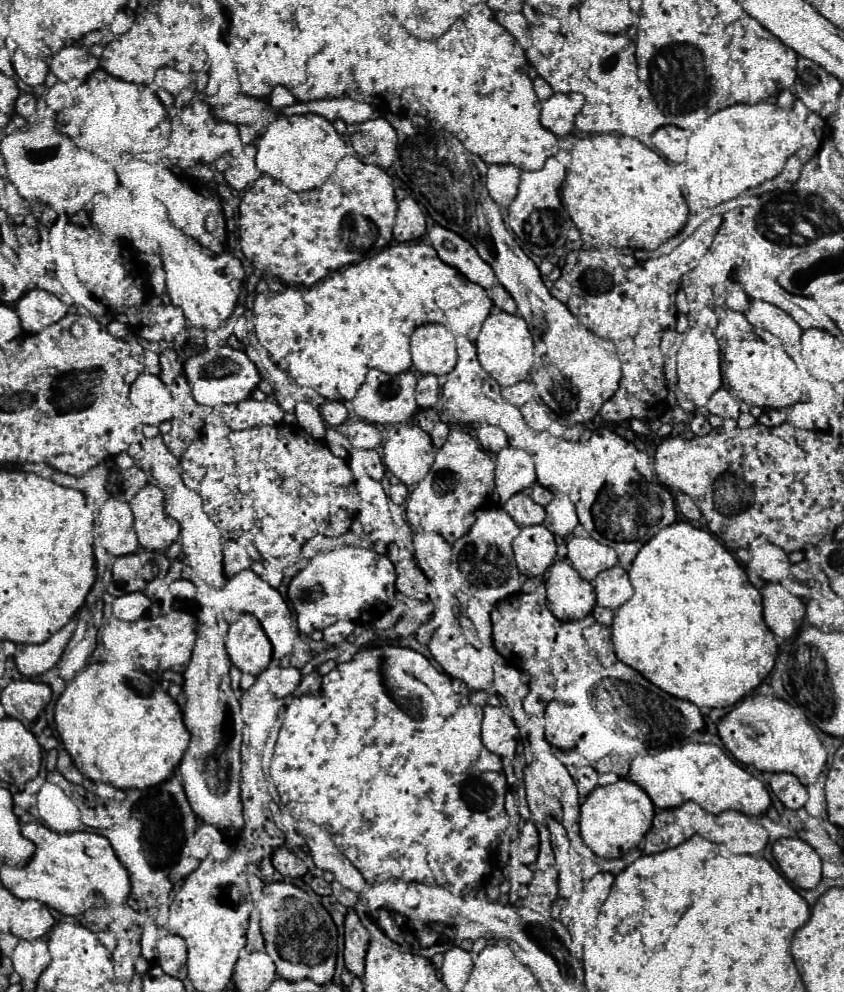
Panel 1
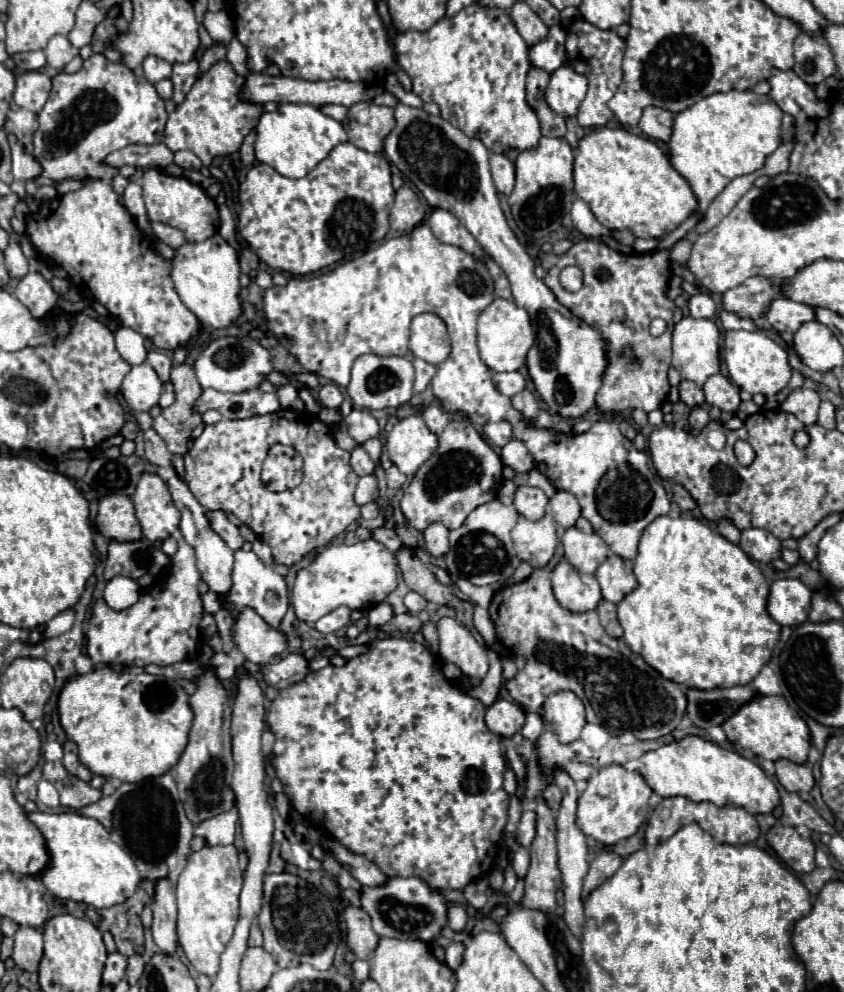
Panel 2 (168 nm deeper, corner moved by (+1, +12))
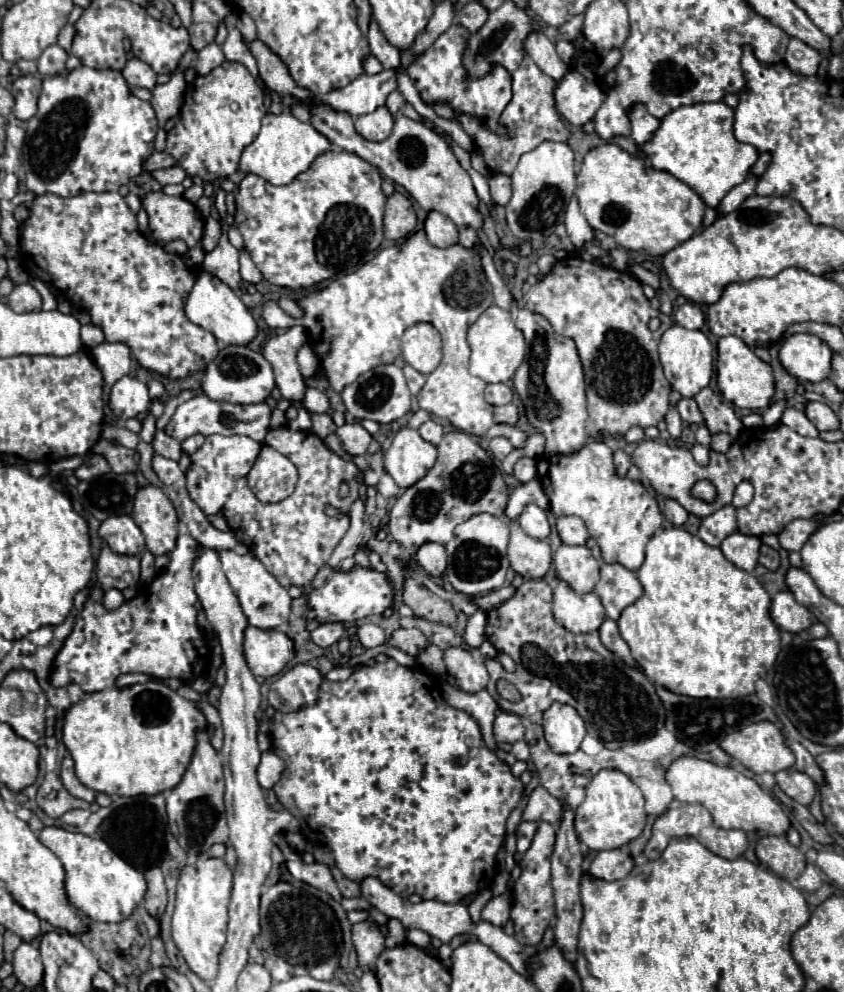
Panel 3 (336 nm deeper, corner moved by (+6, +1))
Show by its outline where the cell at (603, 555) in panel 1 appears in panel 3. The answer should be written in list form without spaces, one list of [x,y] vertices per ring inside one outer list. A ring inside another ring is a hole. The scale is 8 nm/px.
[[[562,544],[554,554],[554,568],[558,578],[568,582],[578,594],[592,592],[600,578],[600,562],[586,546]]]

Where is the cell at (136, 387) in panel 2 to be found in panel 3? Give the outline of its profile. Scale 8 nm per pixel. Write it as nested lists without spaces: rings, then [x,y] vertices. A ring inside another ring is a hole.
[[[134,376],[120,378],[110,392],[110,408],[120,420],[136,418],[142,412],[150,410],[148,386]]]

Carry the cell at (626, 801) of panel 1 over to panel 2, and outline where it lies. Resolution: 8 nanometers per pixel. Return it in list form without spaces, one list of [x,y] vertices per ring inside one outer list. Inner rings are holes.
[[[621,765],[603,767],[589,779],[587,789],[579,797],[577,825],[587,837],[593,837],[605,845],[615,845],[617,841],[635,835],[645,823],[651,793],[651,787],[637,771],[625,771]]]

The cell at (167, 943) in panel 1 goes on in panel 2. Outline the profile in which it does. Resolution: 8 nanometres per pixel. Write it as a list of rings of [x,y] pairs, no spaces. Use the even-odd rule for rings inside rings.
[[[169,877],[157,879],[155,883],[155,897],[151,903],[153,911],[153,925],[151,933],[157,943],[157,947],[163,953],[175,953],[177,947],[177,905],[175,905],[175,887],[169,881]]]

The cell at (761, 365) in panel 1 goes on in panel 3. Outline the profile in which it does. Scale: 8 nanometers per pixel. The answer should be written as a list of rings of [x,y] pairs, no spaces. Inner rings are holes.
[[[726,336],[726,338],[718,340],[716,372],[718,372],[718,388],[724,396],[724,400],[732,402],[736,408],[760,410],[772,402],[772,396],[776,392],[776,380],[774,380],[772,366],[768,362],[760,360],[752,352],[752,348],[738,336]]]

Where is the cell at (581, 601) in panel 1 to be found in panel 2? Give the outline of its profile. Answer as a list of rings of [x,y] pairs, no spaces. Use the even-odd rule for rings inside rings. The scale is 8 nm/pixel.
[[[567,559],[559,561],[559,565],[551,573],[553,593],[557,601],[575,613],[593,611],[601,601],[601,587],[593,575],[581,575],[577,569],[567,563]]]

